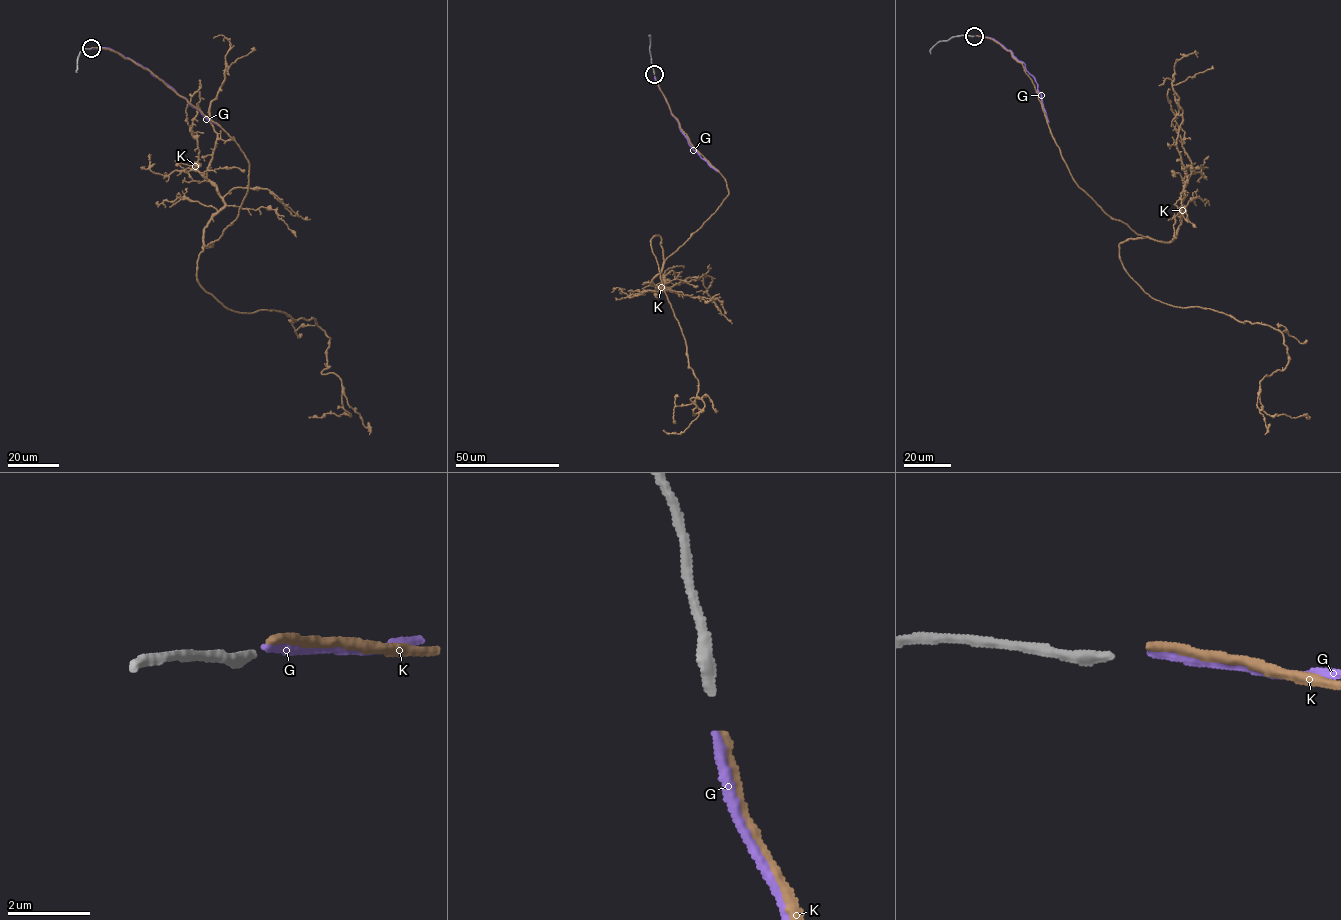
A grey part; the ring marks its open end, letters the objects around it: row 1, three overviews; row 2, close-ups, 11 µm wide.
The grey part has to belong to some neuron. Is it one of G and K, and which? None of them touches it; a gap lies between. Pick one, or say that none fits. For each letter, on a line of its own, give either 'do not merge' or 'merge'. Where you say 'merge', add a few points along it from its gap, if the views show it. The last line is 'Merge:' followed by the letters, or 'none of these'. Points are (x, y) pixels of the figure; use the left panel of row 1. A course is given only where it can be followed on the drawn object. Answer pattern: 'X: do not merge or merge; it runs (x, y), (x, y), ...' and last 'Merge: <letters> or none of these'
G: merge; it runs (91, 48), (109, 48), (145, 67), (219, 126)
K: do not merge
Merge: G

